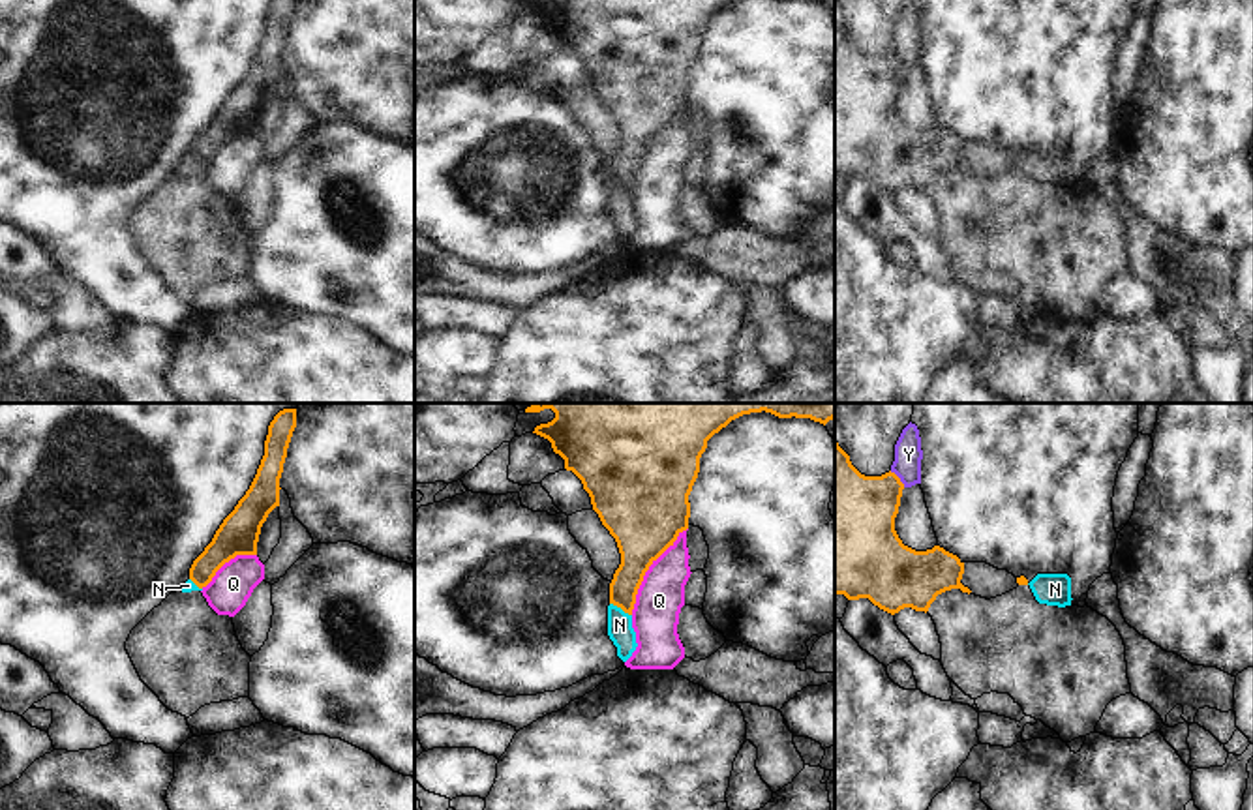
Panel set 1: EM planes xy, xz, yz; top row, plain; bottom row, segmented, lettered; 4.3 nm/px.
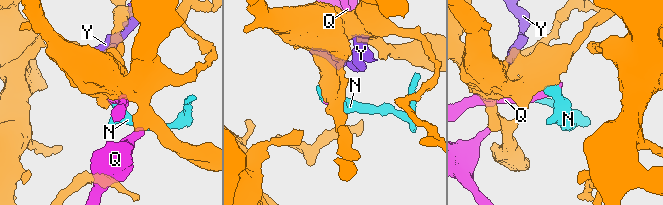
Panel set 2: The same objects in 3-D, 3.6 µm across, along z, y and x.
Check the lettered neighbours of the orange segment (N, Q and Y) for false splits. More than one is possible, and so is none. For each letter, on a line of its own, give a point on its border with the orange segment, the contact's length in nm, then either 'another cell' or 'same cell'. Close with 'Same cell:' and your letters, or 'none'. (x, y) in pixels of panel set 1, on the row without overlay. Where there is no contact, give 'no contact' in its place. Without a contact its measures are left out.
N: meets orange in xz at (621, 188); contact 110 nm long; another cell
Q: meets orange in xz at (648, 149); contact 440 nm long; another cell
Y: meets orange in yz at (899, 59); contact 100 nm long; another cell
Same cell: none

